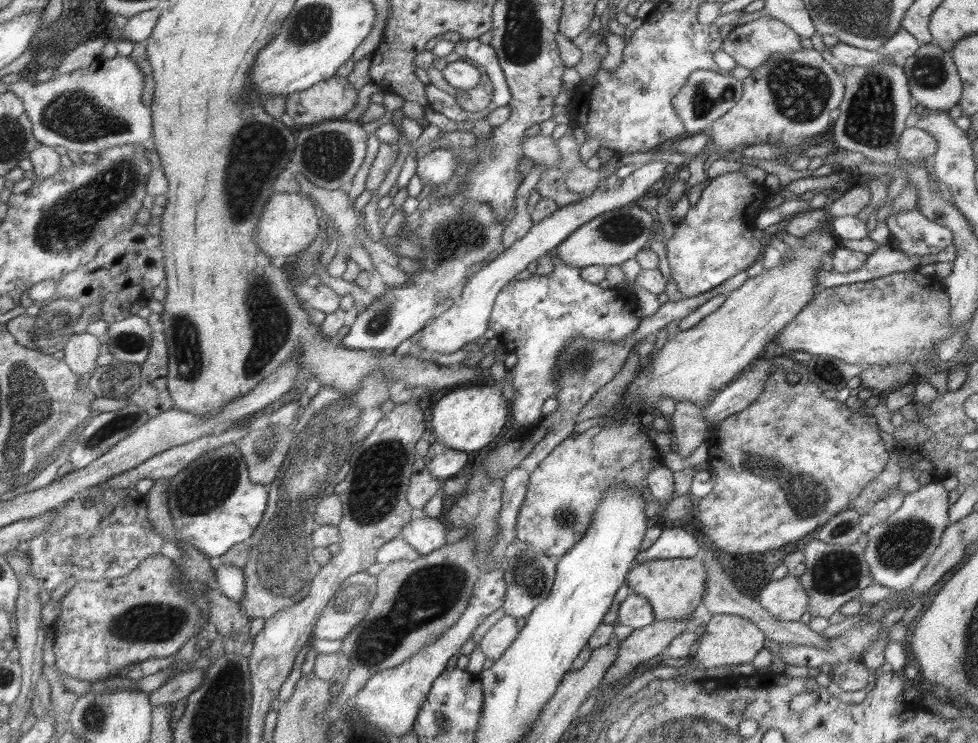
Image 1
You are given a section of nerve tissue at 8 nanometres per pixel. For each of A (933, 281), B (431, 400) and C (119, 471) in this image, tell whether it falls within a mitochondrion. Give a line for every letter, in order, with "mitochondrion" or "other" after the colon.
A: other
B: other
C: other

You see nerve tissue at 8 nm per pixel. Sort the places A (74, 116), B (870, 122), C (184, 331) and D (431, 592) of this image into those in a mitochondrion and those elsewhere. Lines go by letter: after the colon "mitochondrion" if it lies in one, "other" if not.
A: mitochondrion
B: mitochondrion
C: mitochondrion
D: mitochondrion

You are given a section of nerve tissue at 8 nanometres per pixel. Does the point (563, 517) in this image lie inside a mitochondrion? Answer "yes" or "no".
yes

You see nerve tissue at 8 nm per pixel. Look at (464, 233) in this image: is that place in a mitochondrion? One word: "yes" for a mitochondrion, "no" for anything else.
yes

